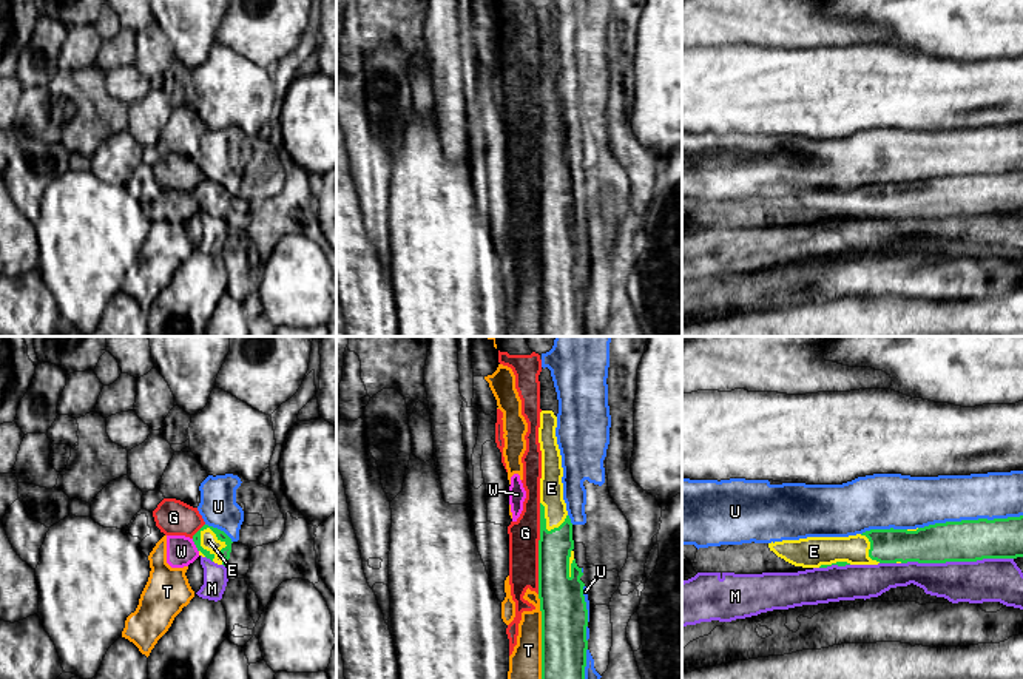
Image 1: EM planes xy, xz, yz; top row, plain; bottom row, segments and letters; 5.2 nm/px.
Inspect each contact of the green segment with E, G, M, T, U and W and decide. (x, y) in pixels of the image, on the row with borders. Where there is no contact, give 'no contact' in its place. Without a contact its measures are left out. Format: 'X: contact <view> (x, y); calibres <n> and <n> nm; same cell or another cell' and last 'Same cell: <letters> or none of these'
E: contact xy (222, 540); calibres 50 and 90 nm; same cell
G: contact xz (539, 548); calibres 200 and 160 nm; another cell
M: contact yz (957, 560); calibres 220 and 220 nm; another cell
T: contact xz (542, 636); calibres 240 and 170 nm; another cell
U: contact yz (969, 520); calibres 220 and 260 nm; another cell
W: contact xy (195, 543); calibres 50 and 160 nm; another cell
Same cell: E

